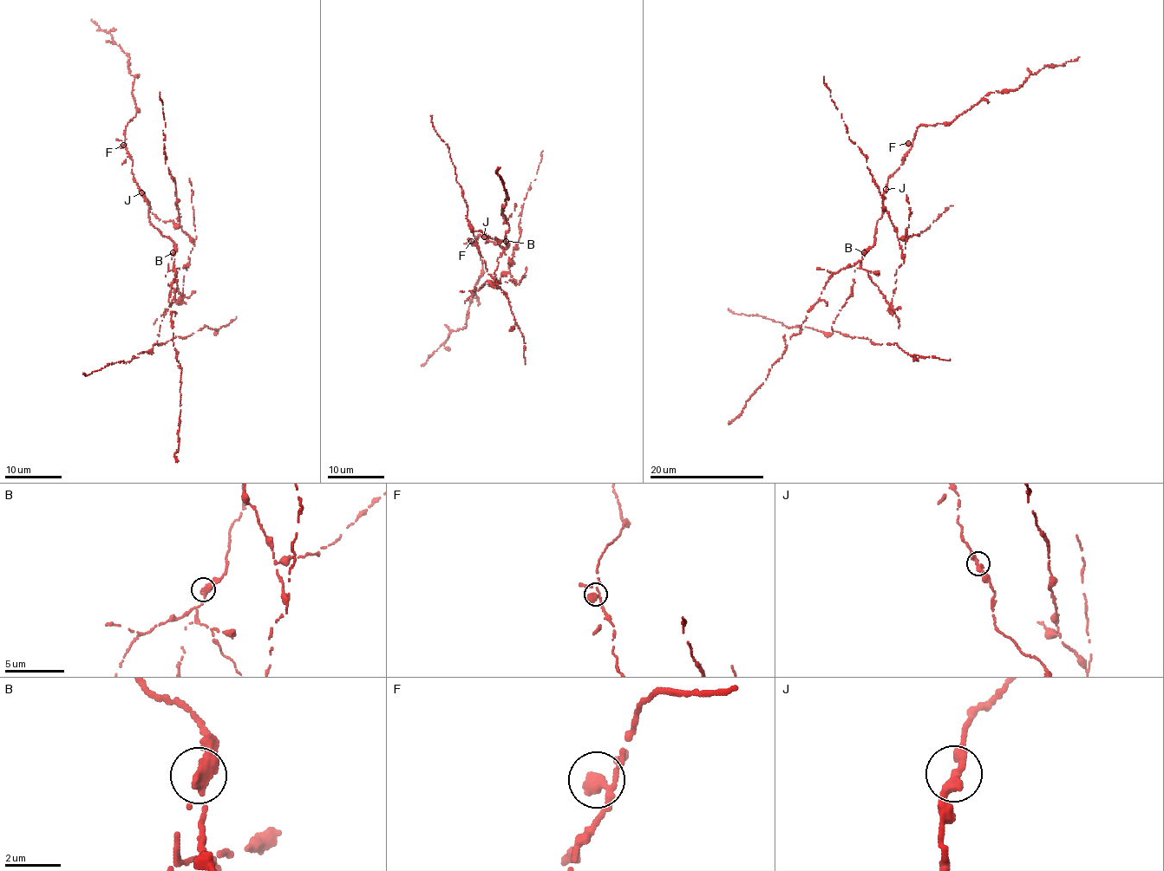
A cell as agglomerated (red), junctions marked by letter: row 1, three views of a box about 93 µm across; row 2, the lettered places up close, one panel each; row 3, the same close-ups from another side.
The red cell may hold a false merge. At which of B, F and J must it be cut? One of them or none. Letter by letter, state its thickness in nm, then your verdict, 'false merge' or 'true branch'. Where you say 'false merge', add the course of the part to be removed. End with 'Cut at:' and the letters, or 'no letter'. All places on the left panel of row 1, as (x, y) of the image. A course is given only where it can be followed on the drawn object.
B: calibre 360 nm; false merge; course (173, 252), (168, 269), (177, 271), (182, 294), (194, 239), (179, 224), (160, 92)
F: calibre 480 nm; true branch
J: calibre 360 nm; true branch
Cut at: B

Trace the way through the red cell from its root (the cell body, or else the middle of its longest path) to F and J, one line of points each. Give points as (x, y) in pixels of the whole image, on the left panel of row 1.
F: (172, 255), (175, 246), (148, 217), (150, 205), (134, 176), (133, 159), (123, 145)
J: (172, 255), (175, 246), (152, 224), (148, 217), (150, 205), (141, 192)

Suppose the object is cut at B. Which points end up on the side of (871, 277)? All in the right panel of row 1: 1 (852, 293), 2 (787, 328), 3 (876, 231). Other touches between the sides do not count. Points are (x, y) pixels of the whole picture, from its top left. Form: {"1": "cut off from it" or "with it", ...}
{"1": "with it", "2": "with it", "3": "cut off from it"}

